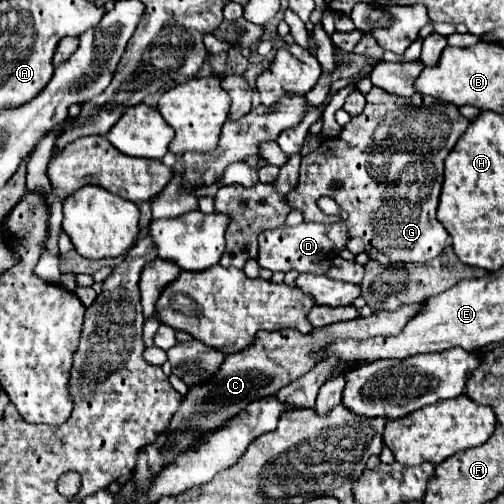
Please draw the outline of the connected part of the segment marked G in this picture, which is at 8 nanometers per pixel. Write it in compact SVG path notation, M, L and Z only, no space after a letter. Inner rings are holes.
M373 86L363 114L351 118L339 136L325 138L315 152L301 158L299 184L285 196L287 204L299 210L305 222L343 222L351 238L361 238L369 258L381 266L401 258L403 262L433 260L443 252L449 236L435 218L443 160L467 124L457 106L421 94L399 98ZM379 126L385 126L385 136L377 134ZM321 196L335 198L343 214L325 216L317 206Z

